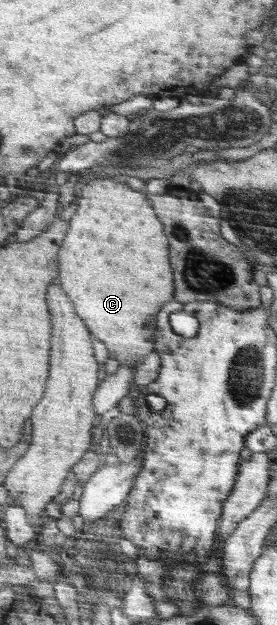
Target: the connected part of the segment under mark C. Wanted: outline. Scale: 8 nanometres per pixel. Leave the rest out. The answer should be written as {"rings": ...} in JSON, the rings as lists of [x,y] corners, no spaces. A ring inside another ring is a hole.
{"rings":[[[94,179],[85,185],[78,187],[78,205],[75,214],[68,221],[71,232],[67,231],[65,241],[62,243],[63,252],[58,252],[58,268],[63,268],[63,276],[59,276],[63,288],[67,288],[67,296],[71,296],[71,300],[75,300],[75,308],[79,308],[79,316],[83,316],[83,320],[87,320],[87,328],[91,328],[91,332],[95,332],[95,338],[99,338],[107,347],[108,356],[115,358],[119,364],[137,364],[140,365],[150,352],[154,351],[154,332],[155,332],[155,316],[159,312],[159,308],[173,300],[173,276],[171,276],[171,266],[169,266],[169,244],[167,238],[163,234],[163,224],[157,220],[151,202],[147,198],[147,194],[142,191],[135,191],[112,179]]]}

